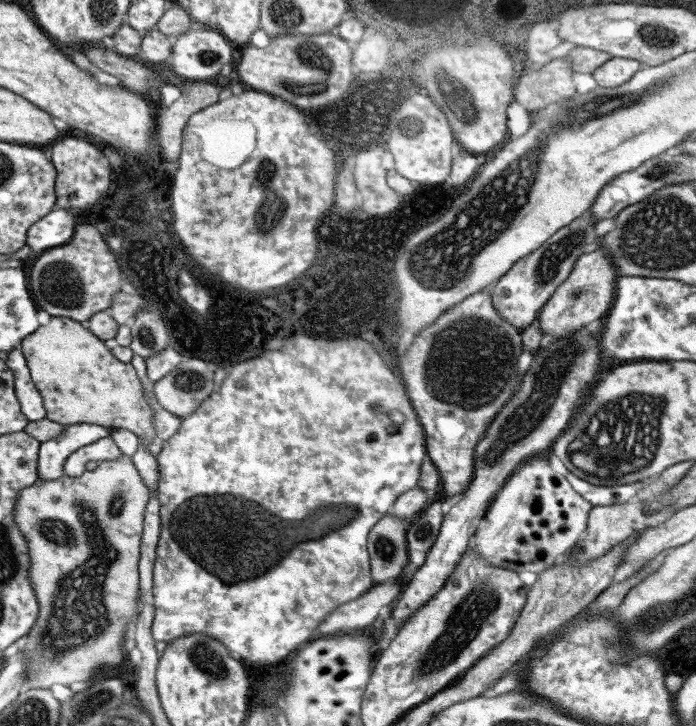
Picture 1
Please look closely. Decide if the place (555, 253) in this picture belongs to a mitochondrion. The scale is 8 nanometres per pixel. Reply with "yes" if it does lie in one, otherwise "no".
yes

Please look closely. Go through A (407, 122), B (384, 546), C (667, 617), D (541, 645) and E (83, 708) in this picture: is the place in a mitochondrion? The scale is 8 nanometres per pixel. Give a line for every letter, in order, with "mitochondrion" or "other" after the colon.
A: mitochondrion
B: mitochondrion
C: mitochondrion
D: other
E: mitochondrion

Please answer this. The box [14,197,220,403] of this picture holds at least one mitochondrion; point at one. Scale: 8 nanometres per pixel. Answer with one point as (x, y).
(57, 284)

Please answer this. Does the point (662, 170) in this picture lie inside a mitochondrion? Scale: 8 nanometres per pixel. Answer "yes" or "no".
yes

